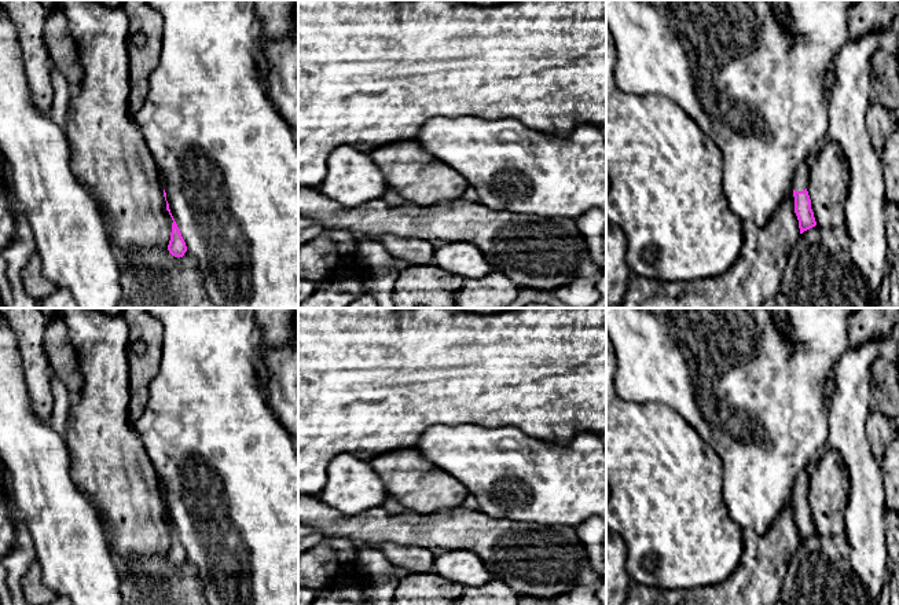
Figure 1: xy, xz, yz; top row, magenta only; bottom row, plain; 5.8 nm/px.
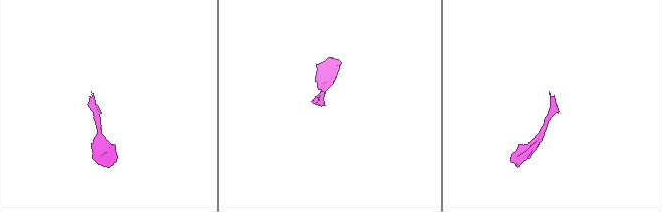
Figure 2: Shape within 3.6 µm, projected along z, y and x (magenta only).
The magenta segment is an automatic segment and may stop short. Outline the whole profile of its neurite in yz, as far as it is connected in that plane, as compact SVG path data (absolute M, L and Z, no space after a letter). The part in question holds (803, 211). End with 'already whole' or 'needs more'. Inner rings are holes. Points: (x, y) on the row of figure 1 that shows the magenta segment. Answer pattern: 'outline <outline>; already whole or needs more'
outline M800 164L793 179L795 213L799 220L800 234L817 226L807 191L808 179L810 164Z; needs more

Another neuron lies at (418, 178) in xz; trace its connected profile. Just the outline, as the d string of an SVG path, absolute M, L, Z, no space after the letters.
M415 140L381 146L370 153L389 188L415 205L437 205L459 199L467 180L428 154Z

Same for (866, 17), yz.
M859 0L848 11L848 43L889 30L899 16L899 0Z

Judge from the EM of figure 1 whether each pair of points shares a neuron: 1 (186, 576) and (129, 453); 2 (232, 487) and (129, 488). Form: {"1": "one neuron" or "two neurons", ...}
{"1": "two neurons", "2": "two neurons"}

